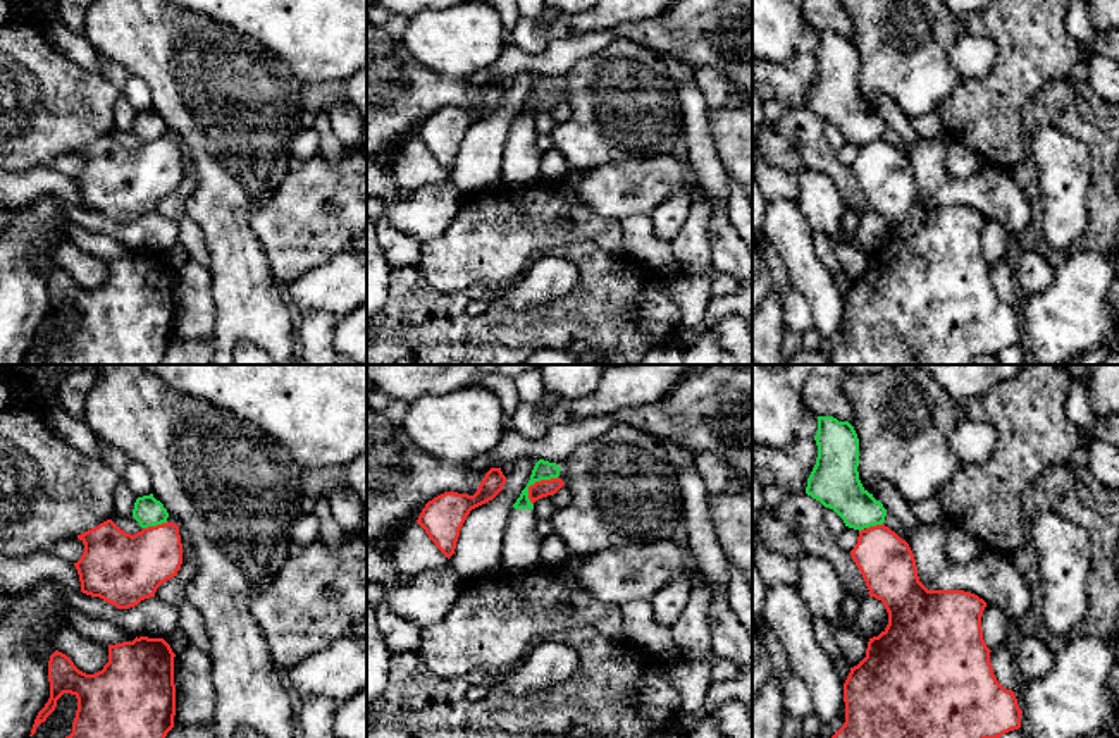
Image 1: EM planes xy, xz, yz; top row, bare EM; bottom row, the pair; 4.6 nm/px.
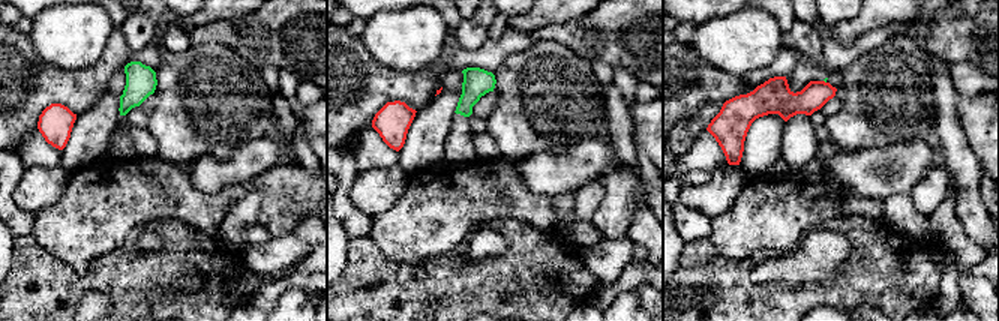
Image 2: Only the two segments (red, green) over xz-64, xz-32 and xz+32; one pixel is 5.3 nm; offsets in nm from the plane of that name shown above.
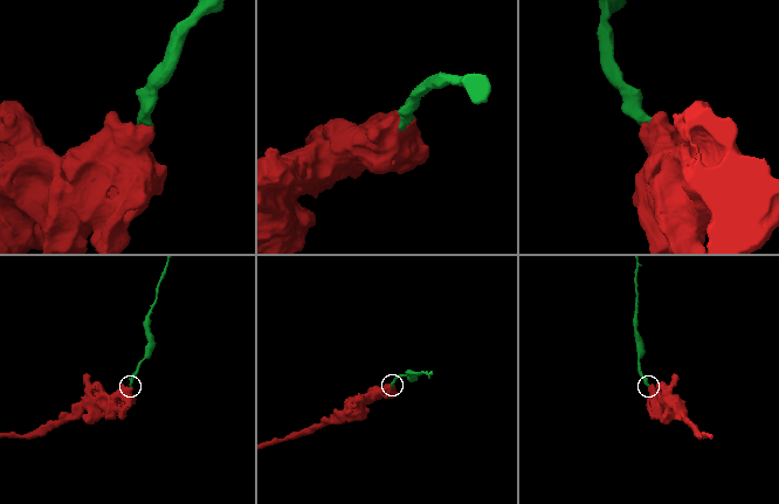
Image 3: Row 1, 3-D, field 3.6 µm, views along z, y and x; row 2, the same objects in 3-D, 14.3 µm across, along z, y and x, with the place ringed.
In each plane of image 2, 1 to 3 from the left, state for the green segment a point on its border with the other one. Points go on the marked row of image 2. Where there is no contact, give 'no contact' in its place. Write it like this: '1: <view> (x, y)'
1: no contact
2: no contact
3: no contact

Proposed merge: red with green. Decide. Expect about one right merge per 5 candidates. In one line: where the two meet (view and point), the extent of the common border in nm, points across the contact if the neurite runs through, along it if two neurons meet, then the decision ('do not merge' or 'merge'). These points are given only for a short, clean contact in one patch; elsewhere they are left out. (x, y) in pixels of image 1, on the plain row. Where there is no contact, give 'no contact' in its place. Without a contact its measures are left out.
meets red in xz at (536, 97); contact 180 nm long; border along xz (556, 92), (536, 95), (529, 102), (529, 116); do not merge

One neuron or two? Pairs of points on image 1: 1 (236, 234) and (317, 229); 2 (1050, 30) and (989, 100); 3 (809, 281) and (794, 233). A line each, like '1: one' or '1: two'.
1: two
2: one
3: one

